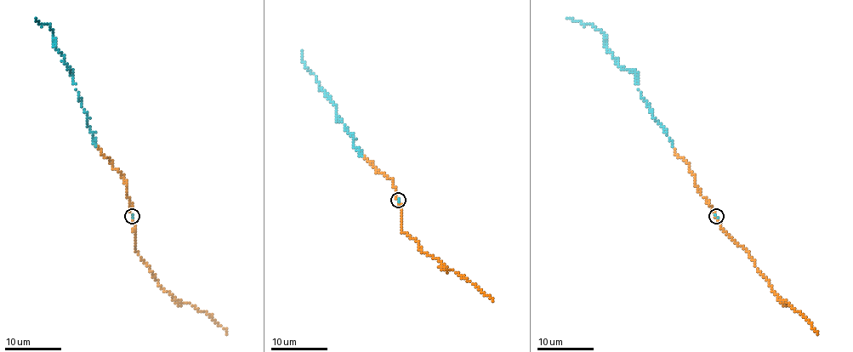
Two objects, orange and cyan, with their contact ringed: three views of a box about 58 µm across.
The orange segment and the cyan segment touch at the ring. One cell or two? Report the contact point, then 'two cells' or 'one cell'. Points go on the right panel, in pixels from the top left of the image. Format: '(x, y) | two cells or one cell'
(716, 216) | one cell

